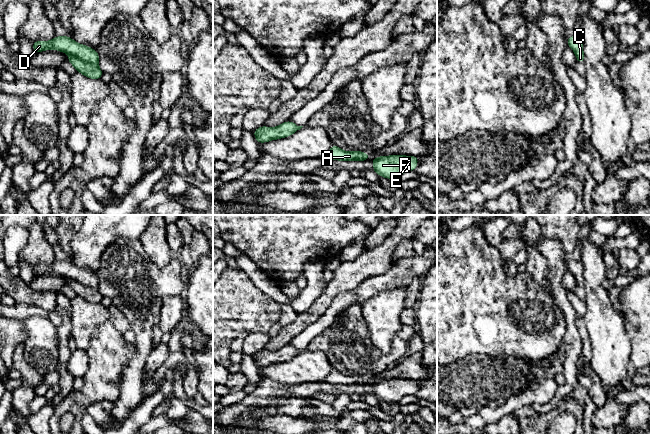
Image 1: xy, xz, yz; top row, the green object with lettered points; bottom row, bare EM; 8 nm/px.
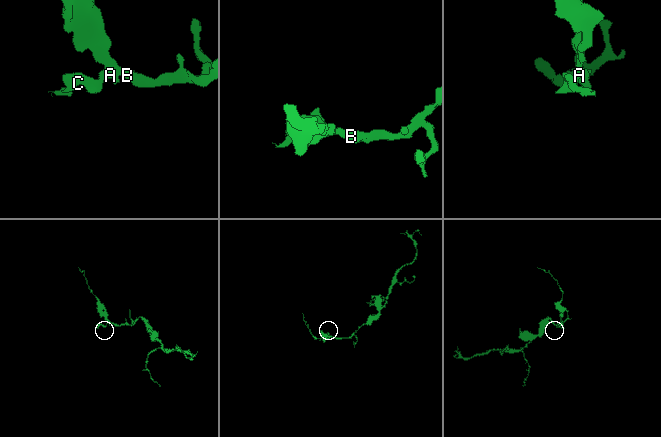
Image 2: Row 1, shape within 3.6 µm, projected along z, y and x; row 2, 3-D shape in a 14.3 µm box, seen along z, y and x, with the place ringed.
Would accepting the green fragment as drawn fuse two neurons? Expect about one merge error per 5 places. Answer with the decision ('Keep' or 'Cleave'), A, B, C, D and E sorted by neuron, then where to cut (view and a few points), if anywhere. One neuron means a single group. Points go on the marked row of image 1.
Keep. Groups: A B C D E. No split

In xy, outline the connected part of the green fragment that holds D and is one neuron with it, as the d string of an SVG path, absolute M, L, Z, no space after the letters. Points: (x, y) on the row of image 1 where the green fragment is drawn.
M56 36L51 41L33 41L35 53L55 49L69 54L70 62L77 72L91 79L100 79L104 74L98 67L99 55L95 49L77 43L69 36Z

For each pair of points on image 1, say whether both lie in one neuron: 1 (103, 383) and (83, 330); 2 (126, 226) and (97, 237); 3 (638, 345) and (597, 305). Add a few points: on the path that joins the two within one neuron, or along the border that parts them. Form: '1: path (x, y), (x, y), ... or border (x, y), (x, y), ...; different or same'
1: border (102, 324), (94, 330), (90, 344), (85, 349); different
2: path (119, 226), (108, 226), (104, 230); same
3: border (619, 312), (630, 343), (631, 352), (629, 357); different

